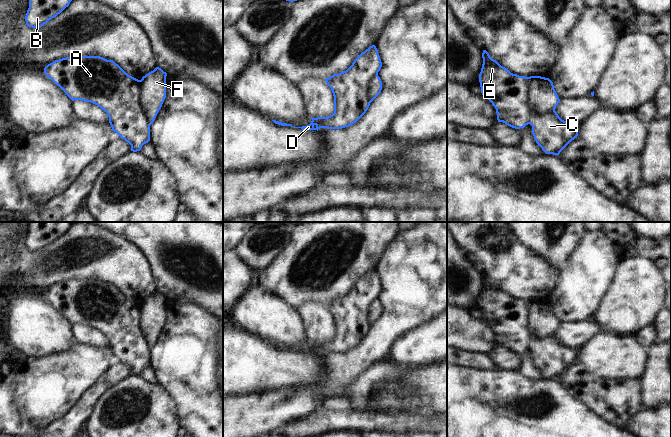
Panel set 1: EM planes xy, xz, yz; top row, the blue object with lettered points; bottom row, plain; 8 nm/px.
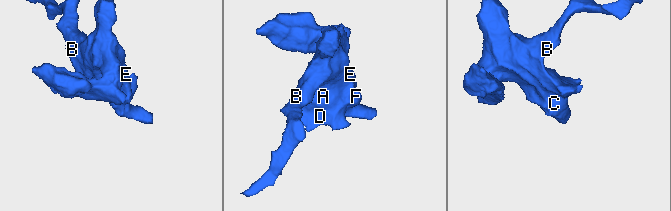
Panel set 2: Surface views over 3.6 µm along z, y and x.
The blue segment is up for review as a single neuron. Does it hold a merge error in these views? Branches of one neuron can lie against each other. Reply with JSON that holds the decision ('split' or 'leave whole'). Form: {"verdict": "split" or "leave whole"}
{"verdict": "split"}

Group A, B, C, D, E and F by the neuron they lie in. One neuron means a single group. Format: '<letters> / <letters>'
A B C D E / F

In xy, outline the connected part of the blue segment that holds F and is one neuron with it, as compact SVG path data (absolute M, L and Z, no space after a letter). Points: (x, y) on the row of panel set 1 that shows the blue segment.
M156 67L140 80L140 105L151 125L166 98L167 73Z

